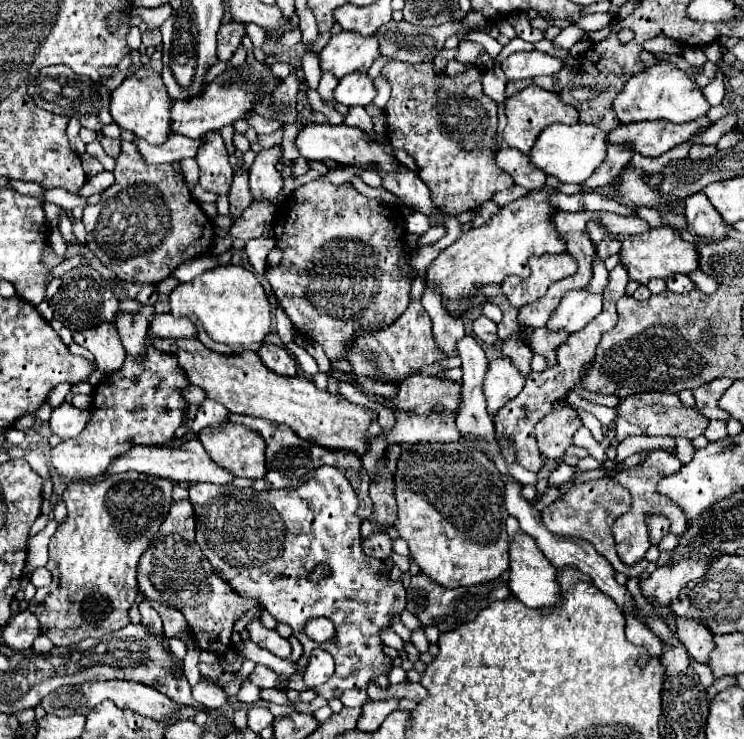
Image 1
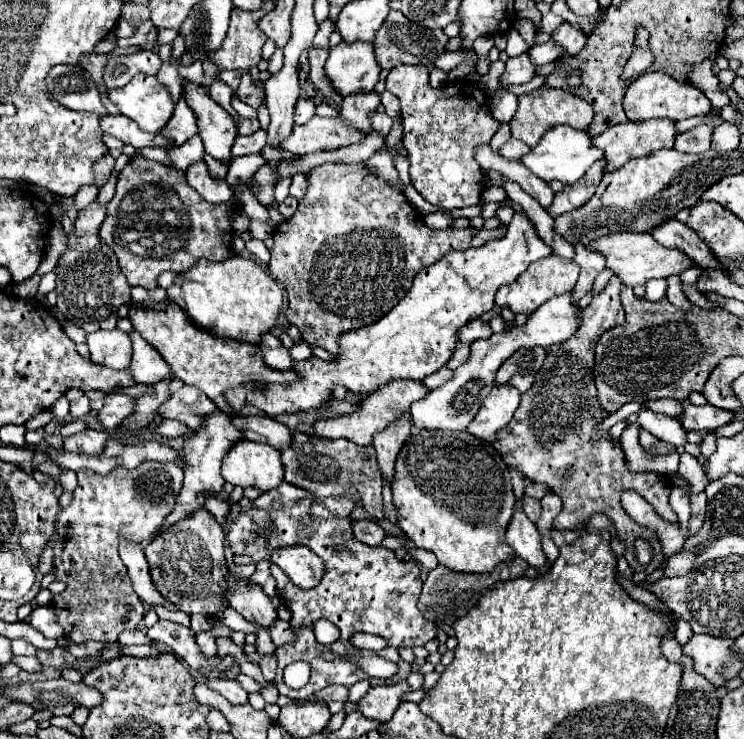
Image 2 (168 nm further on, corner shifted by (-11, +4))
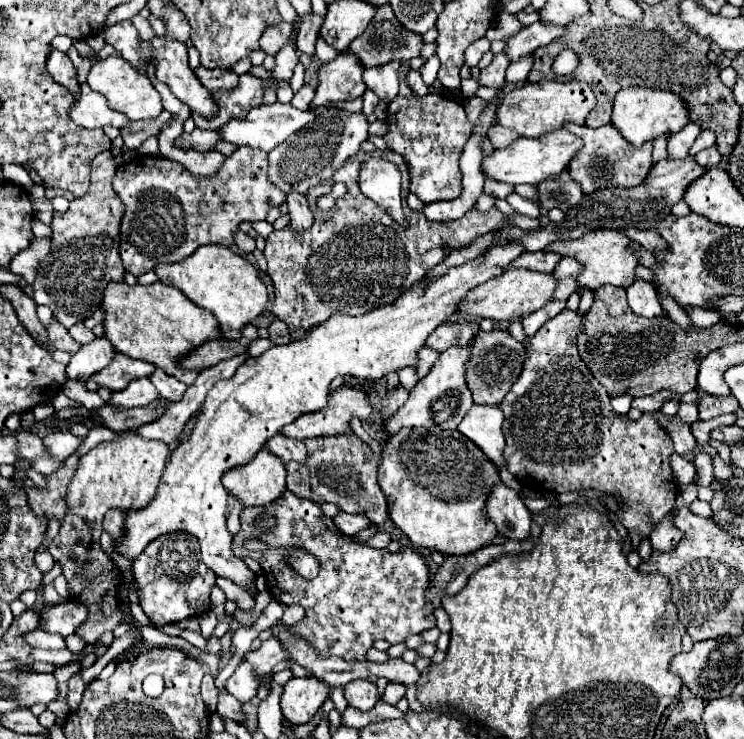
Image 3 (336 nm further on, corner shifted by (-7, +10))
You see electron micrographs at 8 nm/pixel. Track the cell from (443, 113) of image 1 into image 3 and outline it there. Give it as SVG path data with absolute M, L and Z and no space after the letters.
M401 62L399 66L399 96L395 96L395 100L387 106L387 124L389 124L389 132L383 136L383 140L387 142L387 146L393 152L399 152L407 164L411 164L409 168L409 176L411 176L411 192L425 204L431 202L439 202L439 200L453 200L455 196L461 196L461 170L459 170L459 156L463 152L463 146L467 144L473 126L469 124L467 116L465 116L465 108L463 104L449 96L443 94L427 94L427 96L417 96L405 82L405 76L409 74L411 66L409 62Z

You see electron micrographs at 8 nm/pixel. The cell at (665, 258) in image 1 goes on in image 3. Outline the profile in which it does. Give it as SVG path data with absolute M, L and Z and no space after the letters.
M595 230L595 232L587 232L585 236L581 236L577 240L553 242L549 246L553 252L557 252L561 256L573 256L585 266L585 270L577 278L579 286L599 288L603 284L613 284L613 286L629 288L631 282L637 280L635 268L639 266L639 254L631 250L631 244L633 244L633 240L621 230Z

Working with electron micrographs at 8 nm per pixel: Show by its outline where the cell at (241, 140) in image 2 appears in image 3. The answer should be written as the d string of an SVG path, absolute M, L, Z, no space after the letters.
M195 128L191 134L183 134L175 144L179 148L193 148L193 150L203 150L203 152L209 152L215 148L215 144L221 142L221 136L219 132L213 132L213 130L199 130Z

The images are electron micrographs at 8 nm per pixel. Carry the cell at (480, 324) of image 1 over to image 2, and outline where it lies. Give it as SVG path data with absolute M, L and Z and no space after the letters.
M475 318L471 322L467 322L459 334L457 334L457 342L465 342L465 344L471 344L473 340L479 340L479 338L487 338L491 334L491 328L489 328L489 322L481 320L481 318Z

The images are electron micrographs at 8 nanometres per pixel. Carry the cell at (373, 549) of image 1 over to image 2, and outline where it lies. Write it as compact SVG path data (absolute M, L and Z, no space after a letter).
M353 520L353 536L367 546L379 546L381 540L385 538L385 532L377 522Z

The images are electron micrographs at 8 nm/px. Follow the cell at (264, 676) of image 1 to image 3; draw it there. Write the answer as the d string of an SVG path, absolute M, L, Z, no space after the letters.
M269 638L269 640L263 641L261 647L247 653L245 659L255 668L255 674L259 676L260 686L265 686L270 691L272 670L279 662L285 660L285 652L281 650L279 640Z

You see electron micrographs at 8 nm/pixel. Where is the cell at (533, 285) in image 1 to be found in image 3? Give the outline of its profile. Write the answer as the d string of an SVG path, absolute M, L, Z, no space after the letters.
M511 268L507 270L503 276L493 278L477 288L473 288L467 298L463 300L459 314L465 314L465 320L475 320L477 318L491 318L497 322L513 322L519 320L521 316L527 316L539 308L543 308L543 304L547 304L547 300L551 300L551 292L555 292L555 274L549 272L537 272L537 270L529 270L529 268Z

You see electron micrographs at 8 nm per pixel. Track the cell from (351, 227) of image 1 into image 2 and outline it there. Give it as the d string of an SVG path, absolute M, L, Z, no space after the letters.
M331 162L311 170L309 190L299 202L297 212L275 226L269 272L287 290L289 306L285 316L289 324L295 324L301 330L307 344L321 346L335 356L339 354L339 334L383 318L383 314L387 314L409 292L419 270L435 264L451 250L471 248L471 238L475 234L477 230L471 226L447 228L441 232L429 230L423 216L407 202L403 192L385 178L369 172L365 162Z

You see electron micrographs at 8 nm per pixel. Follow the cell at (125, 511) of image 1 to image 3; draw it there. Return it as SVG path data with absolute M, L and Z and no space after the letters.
M121 432L115 442L97 444L85 456L79 458L77 472L71 478L69 488L67 488L67 514L63 518L59 534L49 542L47 552L55 558L57 564L61 564L63 576L67 578L67 584L69 584L69 600L71 602L79 602L79 604L87 606L87 610L89 610L87 620L75 632L87 644L99 640L99 636L103 632L113 632L117 624L125 622L127 620L127 606L129 606L127 600L119 598L119 590L123 586L123 572L113 564L113 560L101 550L101 544L99 544L99 536L103 532L103 526L101 526L103 516L111 508L119 508L125 514L131 512L131 510L145 508L155 498L163 468L167 464L167 458L169 458L169 448L167 448L165 442L161 442L161 440L145 440L143 436L133 434L133 432Z

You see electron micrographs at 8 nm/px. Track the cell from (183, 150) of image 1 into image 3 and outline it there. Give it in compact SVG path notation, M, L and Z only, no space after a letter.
M81 84L81 98L71 106L71 118L75 124L83 128L103 128L103 126L115 126L115 128L127 128L131 120L123 116L123 112L115 112L109 108L107 100L99 92L93 92L89 84Z

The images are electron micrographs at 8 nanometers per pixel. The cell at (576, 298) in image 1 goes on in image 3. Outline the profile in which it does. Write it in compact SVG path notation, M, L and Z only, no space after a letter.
M473 340L467 344L467 348L449 348L447 352L441 352L441 356L437 358L435 366L431 368L431 372L409 392L409 398L407 402L397 410L395 416L391 416L391 420L387 420L387 432L389 434L397 434L401 428L413 428L413 426L433 426L437 424L437 414L431 410L433 402L437 400L443 400L445 402L445 428L457 428L459 422L463 420L465 412L473 406L473 400L471 400L471 390L467 388L467 360L471 360L471 344Z

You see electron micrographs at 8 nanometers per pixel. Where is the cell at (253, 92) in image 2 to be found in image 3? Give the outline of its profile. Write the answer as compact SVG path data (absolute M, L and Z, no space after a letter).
M199 66L195 70L199 82L205 86L205 88L211 88L211 92L217 92L217 90L229 90L229 88L235 88L237 82L239 82L239 76L233 72L233 70L207 70L203 66Z

